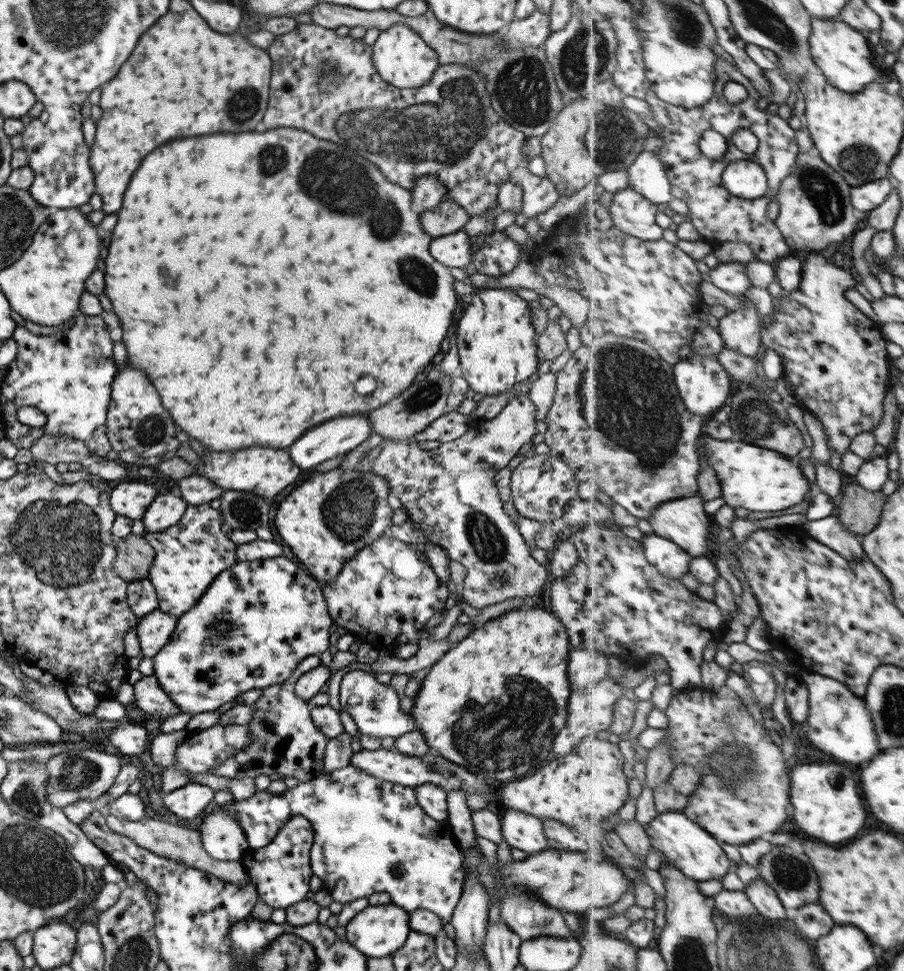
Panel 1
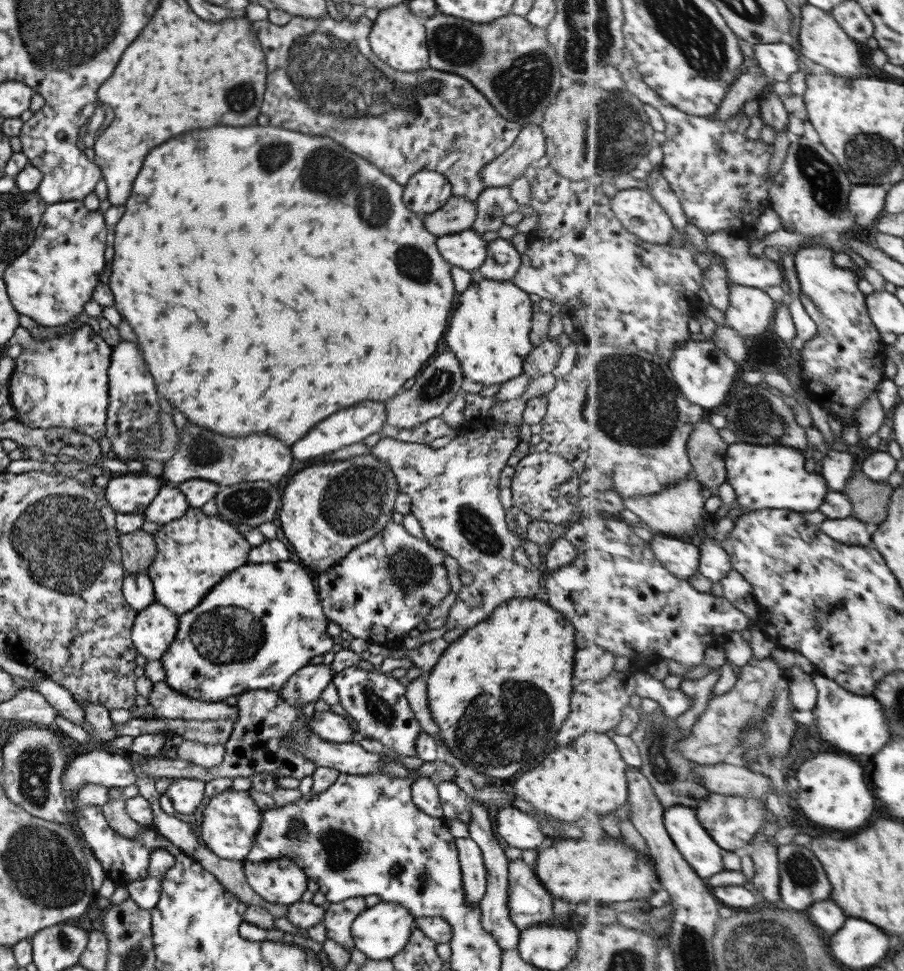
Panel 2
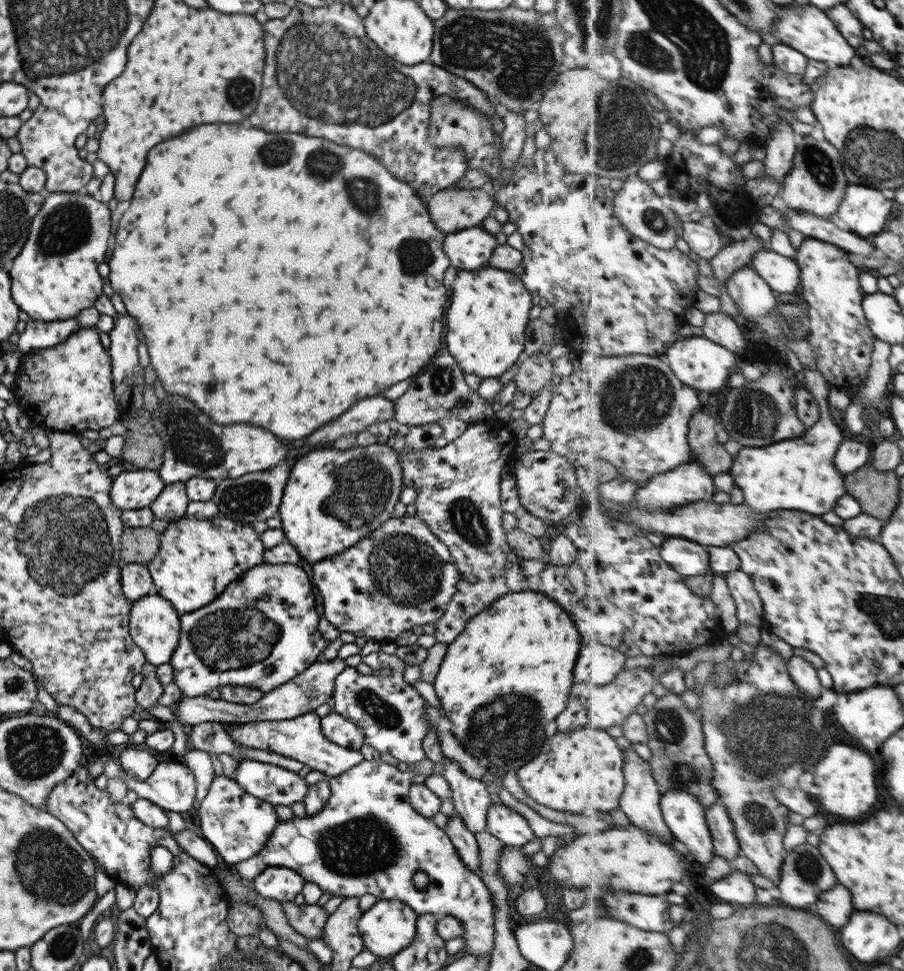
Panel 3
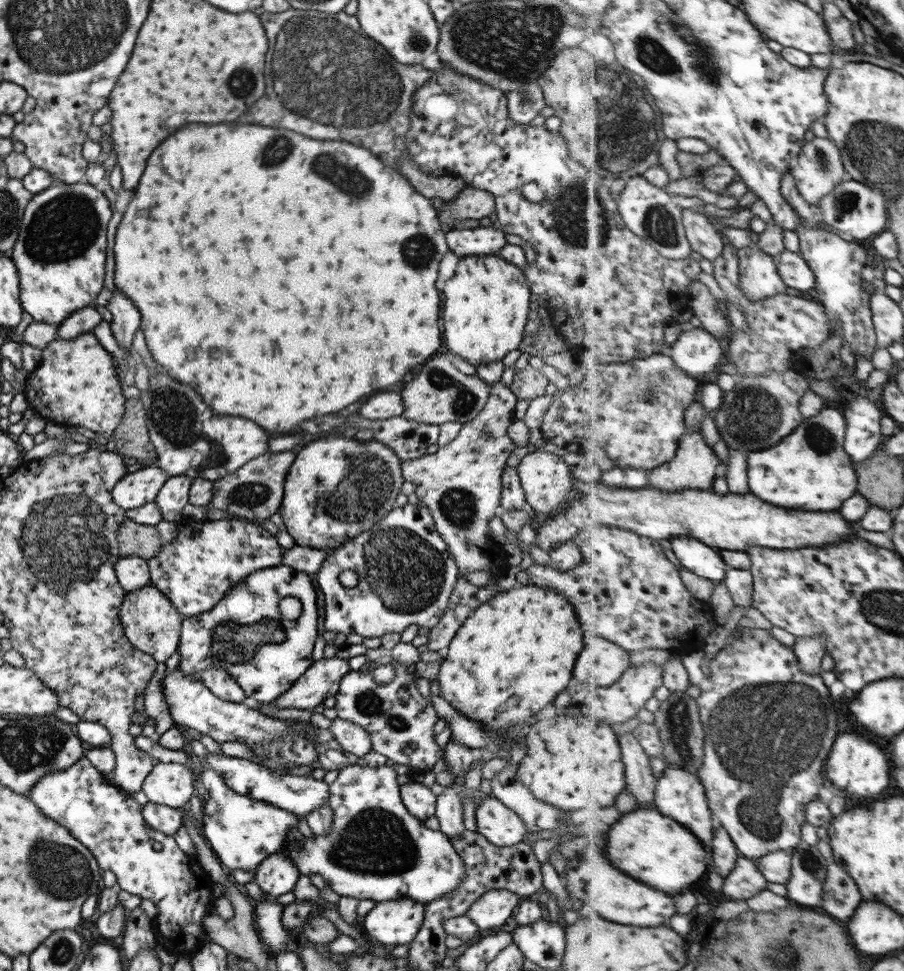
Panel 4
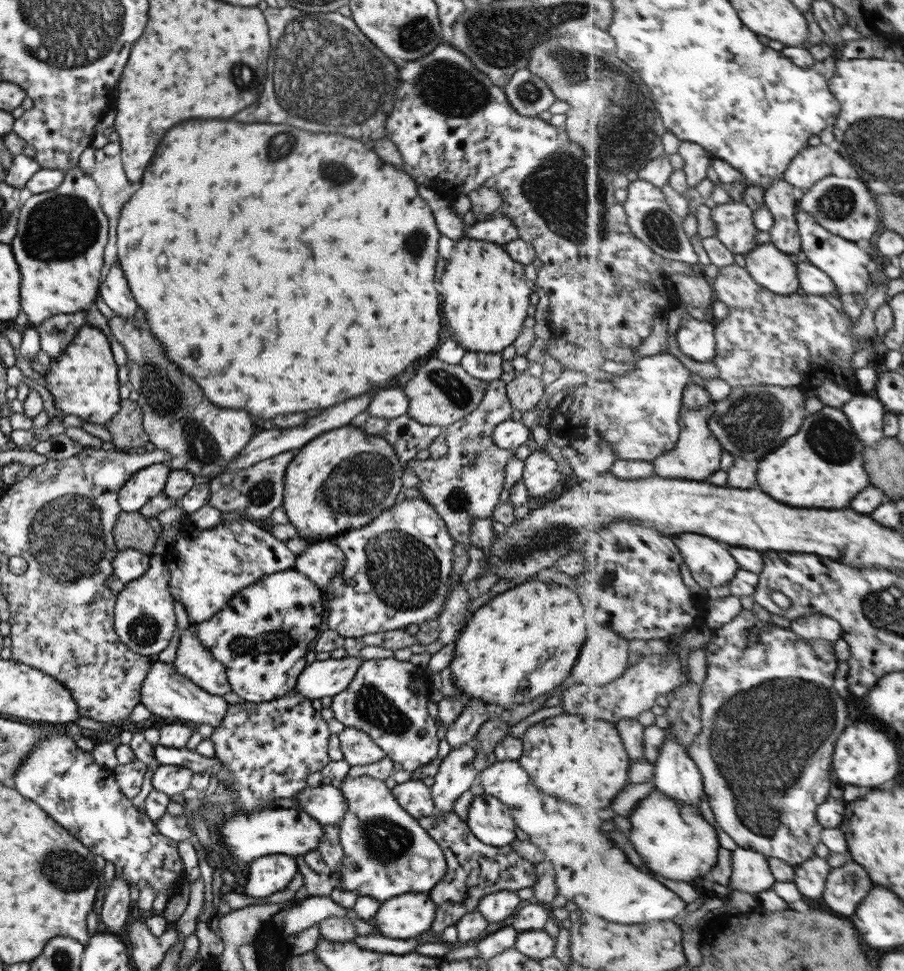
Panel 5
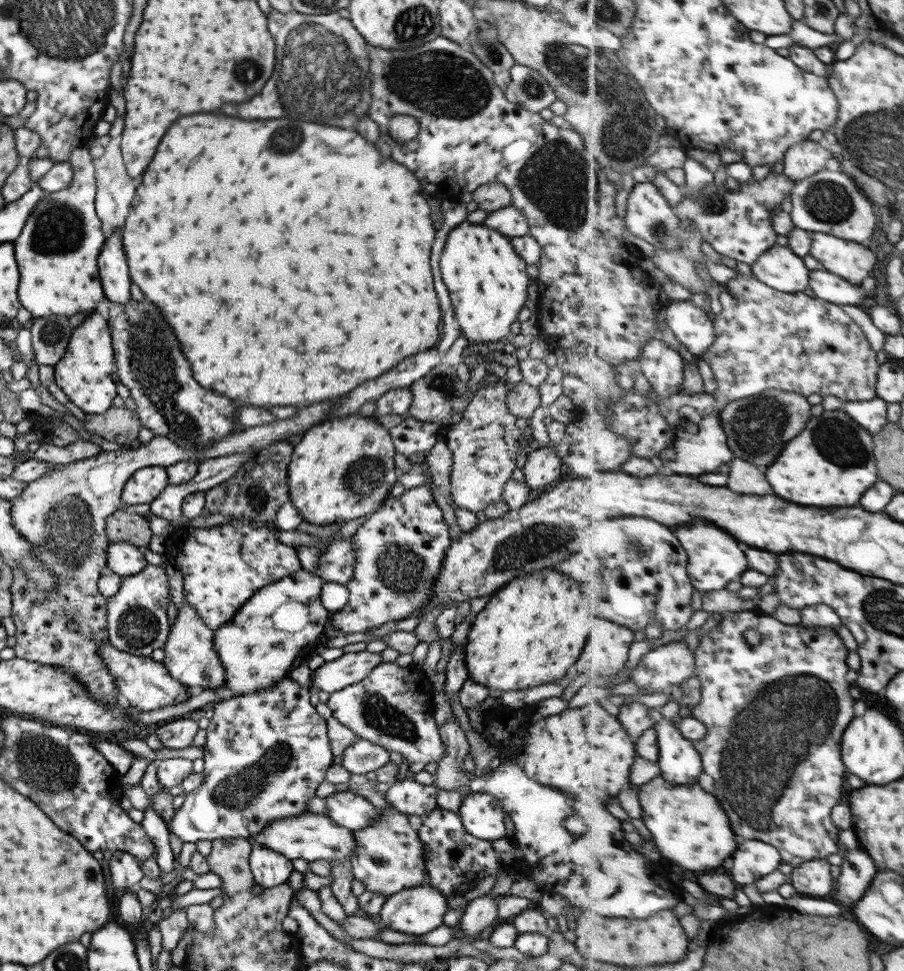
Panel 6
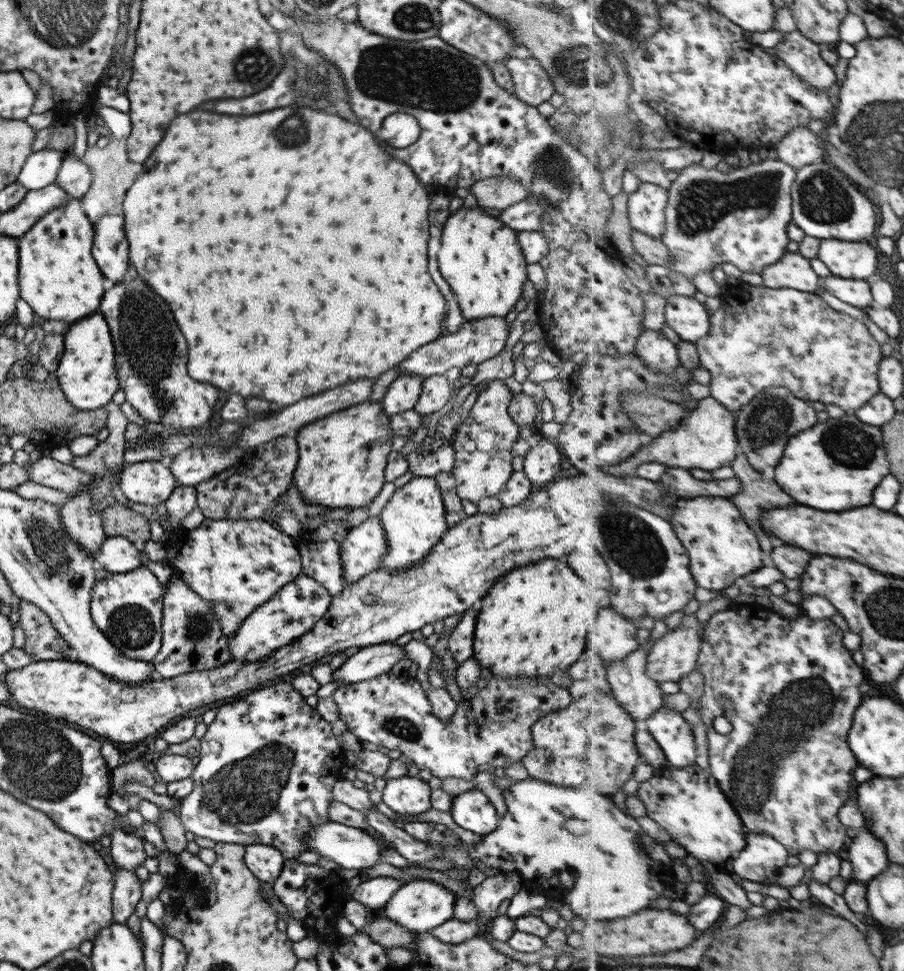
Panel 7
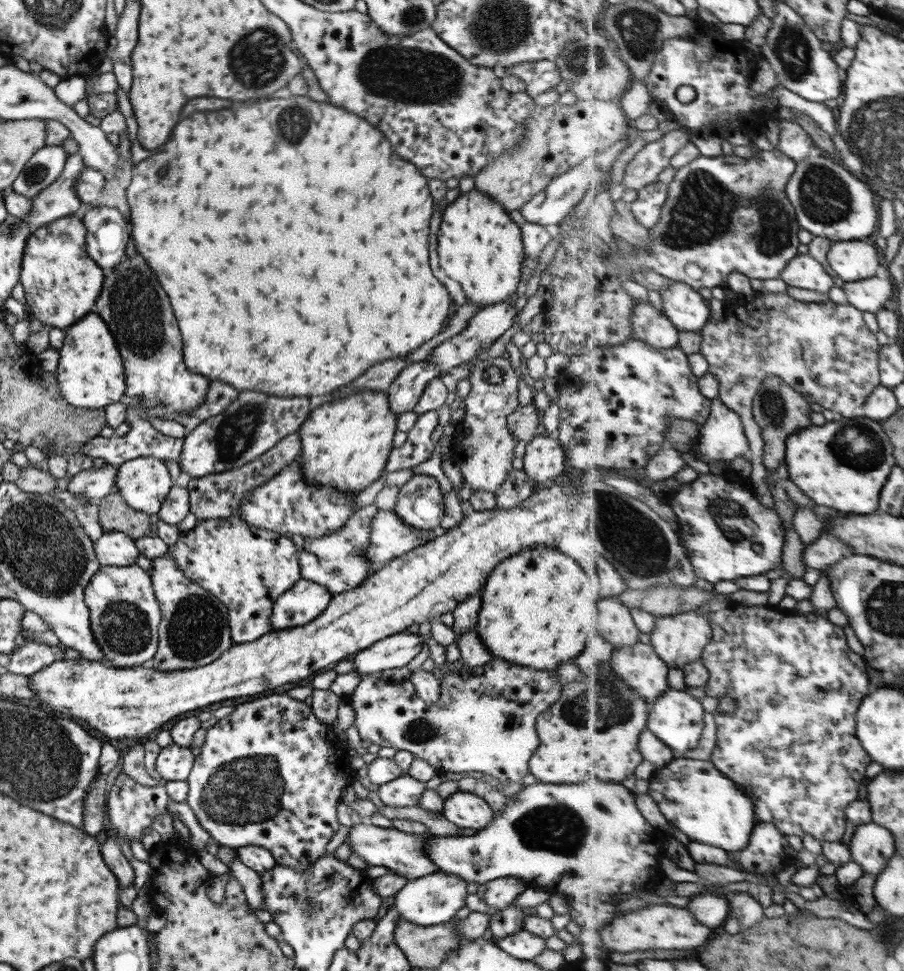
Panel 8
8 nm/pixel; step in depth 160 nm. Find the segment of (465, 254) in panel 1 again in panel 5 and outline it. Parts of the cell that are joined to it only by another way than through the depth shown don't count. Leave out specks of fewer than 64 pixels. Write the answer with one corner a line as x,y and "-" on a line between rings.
498,211
494,212
489,219
468,226
461,237
503,245
517,239
518,232
511,220

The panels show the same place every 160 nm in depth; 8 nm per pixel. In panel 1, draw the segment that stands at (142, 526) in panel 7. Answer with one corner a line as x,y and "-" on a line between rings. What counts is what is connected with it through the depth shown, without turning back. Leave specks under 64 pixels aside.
129,534
115,542
116,556
111,564
115,576
125,582
136,581
148,576
155,551
143,535

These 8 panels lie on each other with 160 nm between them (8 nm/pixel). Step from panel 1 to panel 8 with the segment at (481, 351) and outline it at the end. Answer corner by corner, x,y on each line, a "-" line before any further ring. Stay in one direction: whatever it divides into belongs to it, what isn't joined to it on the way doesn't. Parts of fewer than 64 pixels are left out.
473,188
445,206
437,232
437,256
441,270
459,282
466,302
481,308
507,301
515,292
525,254
520,227
499,203

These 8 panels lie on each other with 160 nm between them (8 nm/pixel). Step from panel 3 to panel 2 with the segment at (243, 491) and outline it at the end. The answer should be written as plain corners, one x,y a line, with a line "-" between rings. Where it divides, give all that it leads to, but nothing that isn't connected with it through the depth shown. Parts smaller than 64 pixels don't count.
264,480
241,481
215,494
216,516
227,524
257,527
269,522
280,505
277,487

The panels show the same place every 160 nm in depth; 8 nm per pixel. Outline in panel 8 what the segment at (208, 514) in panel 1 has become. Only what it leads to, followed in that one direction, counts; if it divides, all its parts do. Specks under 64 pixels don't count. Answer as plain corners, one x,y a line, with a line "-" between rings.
237,515
199,522
193,529
181,532
177,542
168,546
166,552
175,560
185,578
197,583
226,606
230,640
233,644
251,643
259,639
259,636
269,633
270,614
275,599
300,579
298,550
293,542
275,530
251,527

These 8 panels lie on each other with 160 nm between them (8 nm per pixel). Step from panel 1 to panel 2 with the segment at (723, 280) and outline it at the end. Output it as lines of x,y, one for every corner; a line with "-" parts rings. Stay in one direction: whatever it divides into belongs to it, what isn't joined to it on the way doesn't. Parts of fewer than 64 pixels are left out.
728,230
708,235
708,248
719,254
728,268
730,284
739,283
755,288
769,288
783,284
784,268
780,261
751,254
751,243
743,237
733,237

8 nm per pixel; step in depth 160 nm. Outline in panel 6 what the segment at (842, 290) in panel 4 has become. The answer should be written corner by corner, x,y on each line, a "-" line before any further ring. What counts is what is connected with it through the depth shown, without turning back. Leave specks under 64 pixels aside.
811,232
813,239
810,254
834,275
863,285
863,280
869,278
871,270
877,264
877,254
873,246
859,244
853,240
833,236
826,232

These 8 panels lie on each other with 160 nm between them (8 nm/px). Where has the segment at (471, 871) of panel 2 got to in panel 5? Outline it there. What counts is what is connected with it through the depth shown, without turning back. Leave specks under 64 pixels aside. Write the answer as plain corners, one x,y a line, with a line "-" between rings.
460,744
442,758
430,786
435,812
451,812
453,801
476,783
480,768
473,763
473,756
472,744

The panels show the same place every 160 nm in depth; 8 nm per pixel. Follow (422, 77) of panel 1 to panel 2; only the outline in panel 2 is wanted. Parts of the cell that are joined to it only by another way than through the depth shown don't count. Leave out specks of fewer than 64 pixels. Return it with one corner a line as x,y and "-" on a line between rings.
399,3
379,11
368,33
370,50
397,72
419,72
428,67
428,49
422,21
409,12
407,3

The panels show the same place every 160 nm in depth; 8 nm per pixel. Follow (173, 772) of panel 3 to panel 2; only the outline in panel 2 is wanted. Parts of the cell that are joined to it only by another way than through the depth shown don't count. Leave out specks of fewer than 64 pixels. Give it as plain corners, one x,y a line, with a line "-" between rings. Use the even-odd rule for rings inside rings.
92,748
73,756
61,773
62,795
68,801
84,784
125,788
136,782
131,764
120,755
-
173,776
164,794
176,812
191,814
203,798
203,785
204,782
201,780

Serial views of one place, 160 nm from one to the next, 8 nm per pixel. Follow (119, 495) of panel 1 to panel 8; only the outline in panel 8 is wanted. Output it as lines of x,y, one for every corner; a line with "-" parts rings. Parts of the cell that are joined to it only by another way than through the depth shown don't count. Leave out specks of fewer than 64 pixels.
135,457
118,466
114,489
128,508
149,516
158,513
172,478
165,463
153,457

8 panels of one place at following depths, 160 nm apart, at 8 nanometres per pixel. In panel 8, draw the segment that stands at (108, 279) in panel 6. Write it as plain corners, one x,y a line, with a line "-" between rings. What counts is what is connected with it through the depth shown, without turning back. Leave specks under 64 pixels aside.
92,206
80,221
85,229
85,252
99,268
113,268
124,258
130,224
116,208

